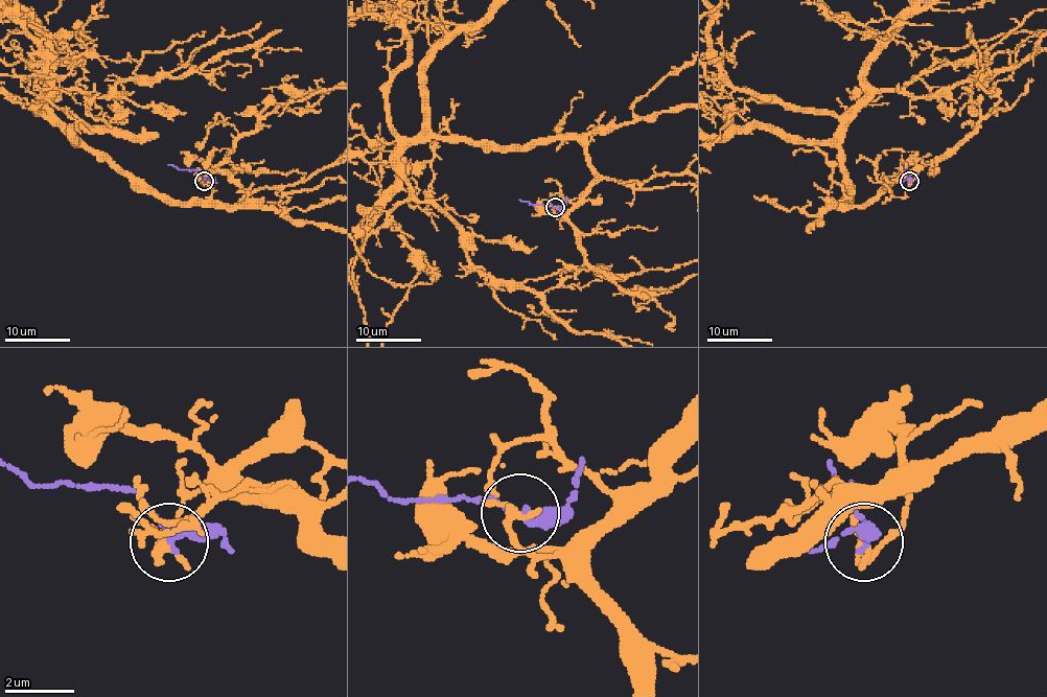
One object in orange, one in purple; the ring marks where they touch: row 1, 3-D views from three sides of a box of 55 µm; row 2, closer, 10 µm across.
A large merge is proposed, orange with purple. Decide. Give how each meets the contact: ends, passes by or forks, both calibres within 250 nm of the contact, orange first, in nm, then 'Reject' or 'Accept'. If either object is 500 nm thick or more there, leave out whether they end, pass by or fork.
At the ring orange passes by. At the ring purple passes by. Thickness 200 nm (orange) against 200 nm. Reject

